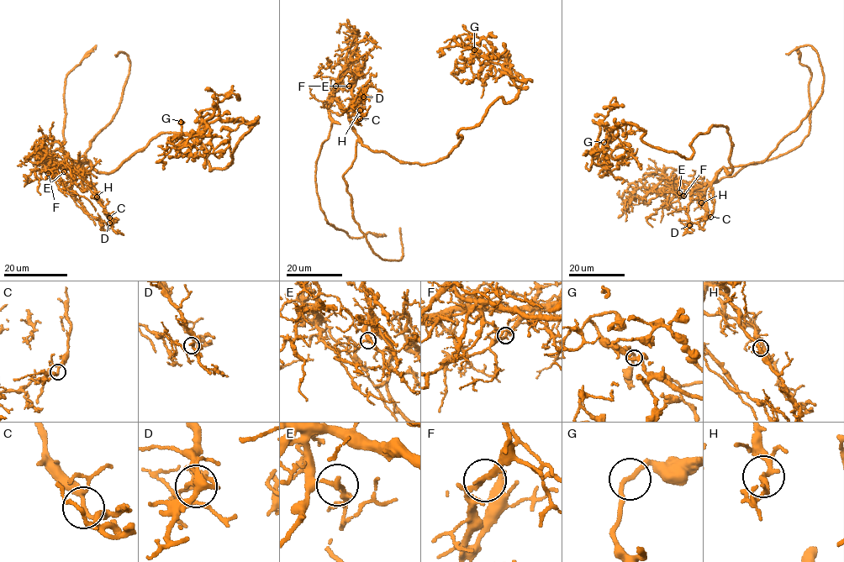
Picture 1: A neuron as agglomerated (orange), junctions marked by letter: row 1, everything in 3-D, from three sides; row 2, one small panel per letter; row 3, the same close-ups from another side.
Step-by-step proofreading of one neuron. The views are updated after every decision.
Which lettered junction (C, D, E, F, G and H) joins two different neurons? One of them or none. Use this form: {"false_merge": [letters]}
{"false_merge": ["E"]}

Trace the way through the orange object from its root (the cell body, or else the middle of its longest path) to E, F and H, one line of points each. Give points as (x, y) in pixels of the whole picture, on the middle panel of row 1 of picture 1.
E: (390, 156), (366, 147), (353, 129), (348, 112), (353, 84), (350, 83), (349, 86)
F: (390, 156), (384, 152), (371, 151), (361, 143), (351, 127), (347, 112), (340, 108), (333, 96), (335, 86)
H: (390, 156), (384, 152), (371, 151), (360, 141), (350, 119), (359, 102), (360, 110)

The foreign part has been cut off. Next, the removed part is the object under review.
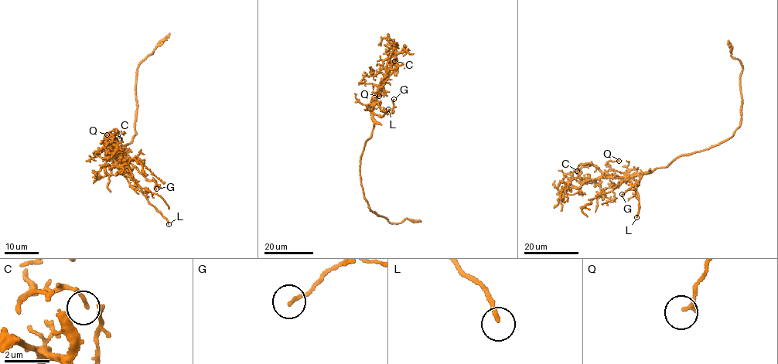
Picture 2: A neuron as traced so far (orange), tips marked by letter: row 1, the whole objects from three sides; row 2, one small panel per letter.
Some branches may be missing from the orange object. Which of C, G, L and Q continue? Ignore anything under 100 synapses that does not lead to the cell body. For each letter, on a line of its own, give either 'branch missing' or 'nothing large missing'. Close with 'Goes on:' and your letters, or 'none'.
C: nothing large missing
G: nothing large missing
L: nothing large missing
Q: nothing large missing
Goes on: none

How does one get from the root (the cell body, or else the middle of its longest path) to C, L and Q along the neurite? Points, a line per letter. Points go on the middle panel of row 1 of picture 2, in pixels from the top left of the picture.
C: (363, 149), (373, 126), (372, 107), (378, 86), (389, 75), (390, 64), (394, 61)
L: (363, 149), (371, 136), (374, 104), (377, 102), (381, 111), (388, 109)
Q: (363, 149), (371, 136), (374, 124), (372, 105), (382, 82), (378, 86), (382, 86), (383, 89), (379, 96)

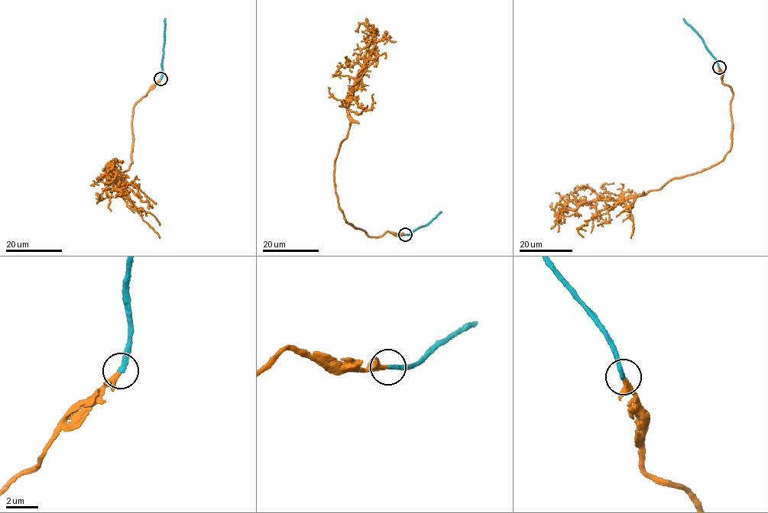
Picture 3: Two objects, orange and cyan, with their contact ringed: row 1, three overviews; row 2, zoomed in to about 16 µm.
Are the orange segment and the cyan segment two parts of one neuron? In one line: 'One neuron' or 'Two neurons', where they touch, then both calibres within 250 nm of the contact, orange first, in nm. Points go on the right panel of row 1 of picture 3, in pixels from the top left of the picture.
One neuron. Place: (719, 67). Thickness 240 nm (orange) against 320 nm

